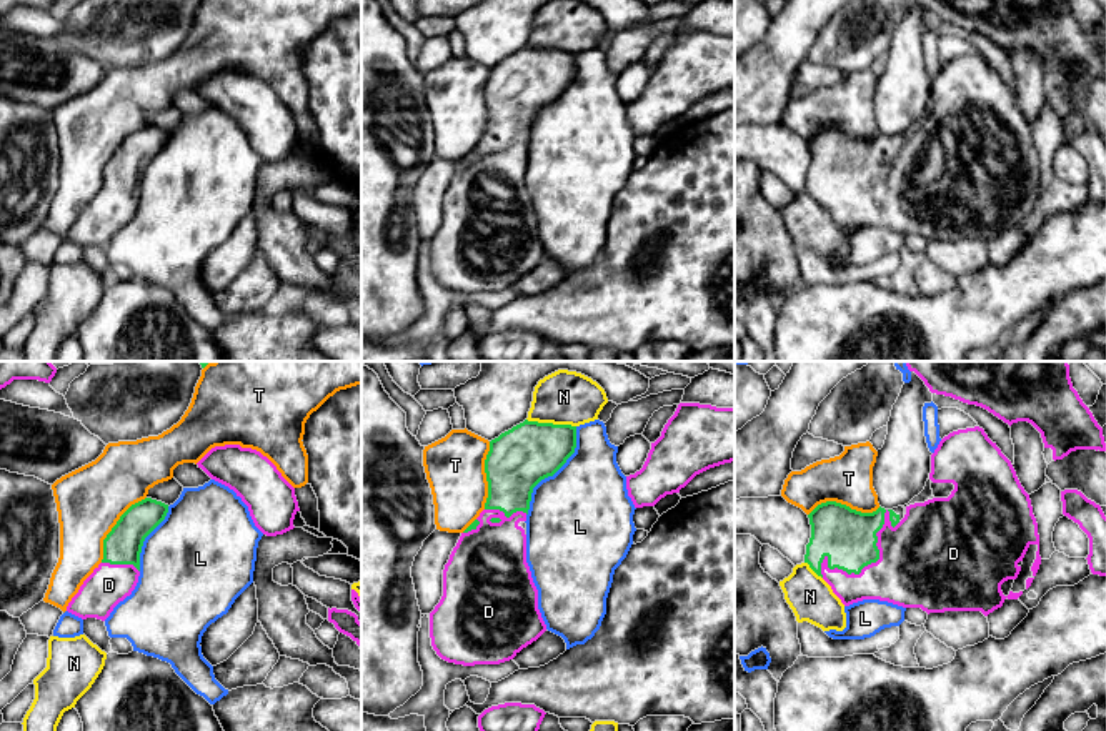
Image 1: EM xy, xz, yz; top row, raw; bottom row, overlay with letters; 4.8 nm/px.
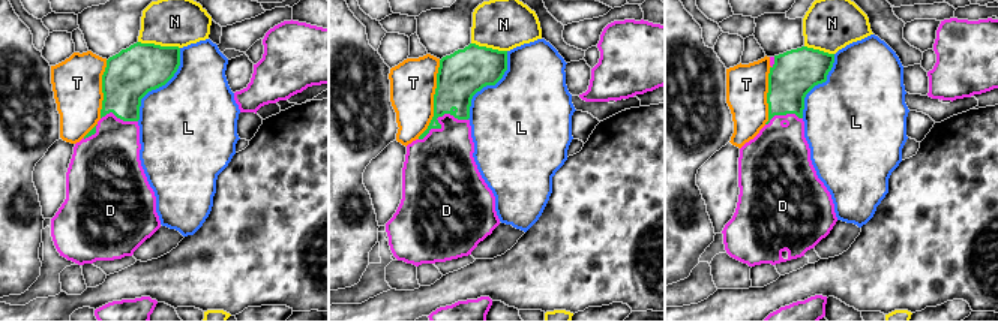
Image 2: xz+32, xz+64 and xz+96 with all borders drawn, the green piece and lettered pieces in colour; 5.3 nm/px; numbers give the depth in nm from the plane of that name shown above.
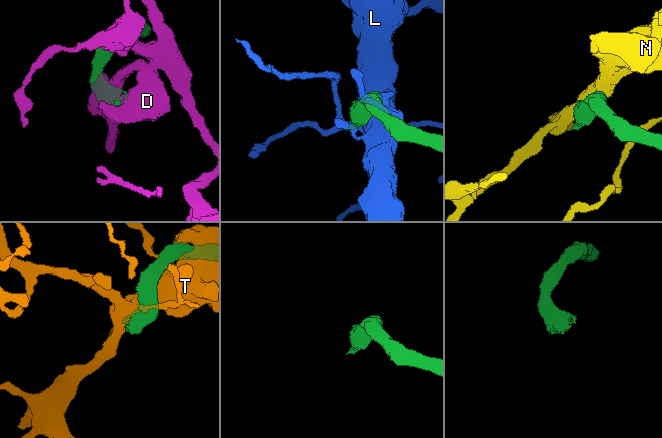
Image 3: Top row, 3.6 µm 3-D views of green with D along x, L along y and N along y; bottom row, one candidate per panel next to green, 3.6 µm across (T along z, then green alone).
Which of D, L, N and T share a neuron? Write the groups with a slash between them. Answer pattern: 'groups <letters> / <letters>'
groups D / L / N / T

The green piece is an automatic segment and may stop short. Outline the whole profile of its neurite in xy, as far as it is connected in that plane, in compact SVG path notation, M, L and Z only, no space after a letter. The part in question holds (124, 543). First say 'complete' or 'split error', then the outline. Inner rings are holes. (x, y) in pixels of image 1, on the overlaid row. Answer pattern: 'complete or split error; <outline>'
split error; M145 498L132 505L103 540L103 559L83 581L67 611L105 621L132 594L140 576L145 538L165 520L168 505Z

